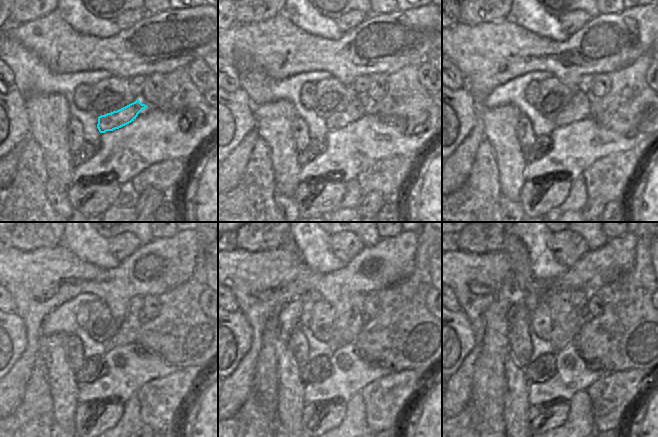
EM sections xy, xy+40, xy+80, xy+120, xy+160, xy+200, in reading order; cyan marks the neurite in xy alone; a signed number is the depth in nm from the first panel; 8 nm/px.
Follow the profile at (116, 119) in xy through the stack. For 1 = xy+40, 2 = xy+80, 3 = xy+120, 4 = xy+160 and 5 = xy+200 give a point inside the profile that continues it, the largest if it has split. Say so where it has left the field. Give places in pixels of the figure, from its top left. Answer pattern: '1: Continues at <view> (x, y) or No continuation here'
1: Continues at xy+40 (359, 106)
2: Continues at xy+80 (578, 108)
3: Continues at xy+120 (127, 332)
4: Continues at xy+160 (355, 324)
5: Continues at xy+200 (580, 314)

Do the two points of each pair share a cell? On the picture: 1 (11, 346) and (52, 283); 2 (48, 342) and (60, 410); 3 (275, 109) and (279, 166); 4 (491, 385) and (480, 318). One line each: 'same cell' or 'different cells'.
1: different cells
2: same cell
3: same cell
4: different cells

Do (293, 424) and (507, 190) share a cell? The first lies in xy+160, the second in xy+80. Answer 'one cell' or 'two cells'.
one cell

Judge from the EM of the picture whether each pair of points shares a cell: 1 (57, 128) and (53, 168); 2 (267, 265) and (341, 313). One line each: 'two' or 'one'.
1: one
2: one

